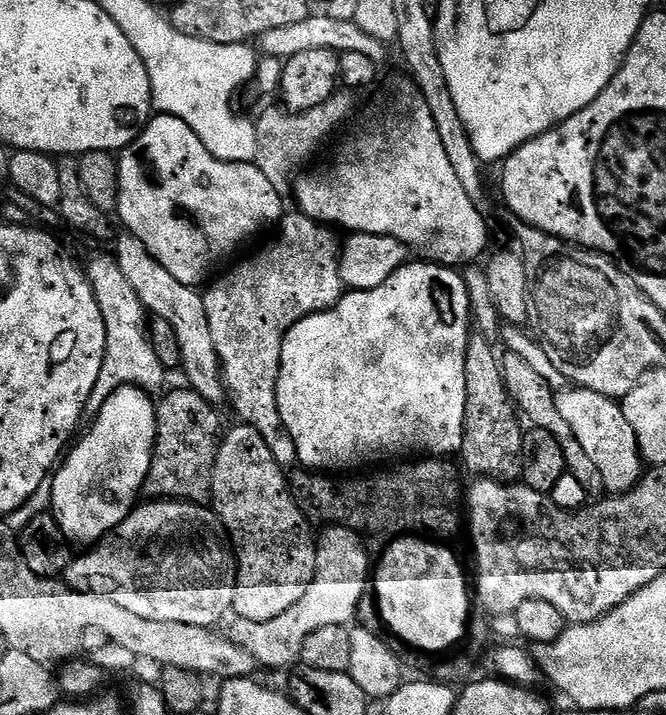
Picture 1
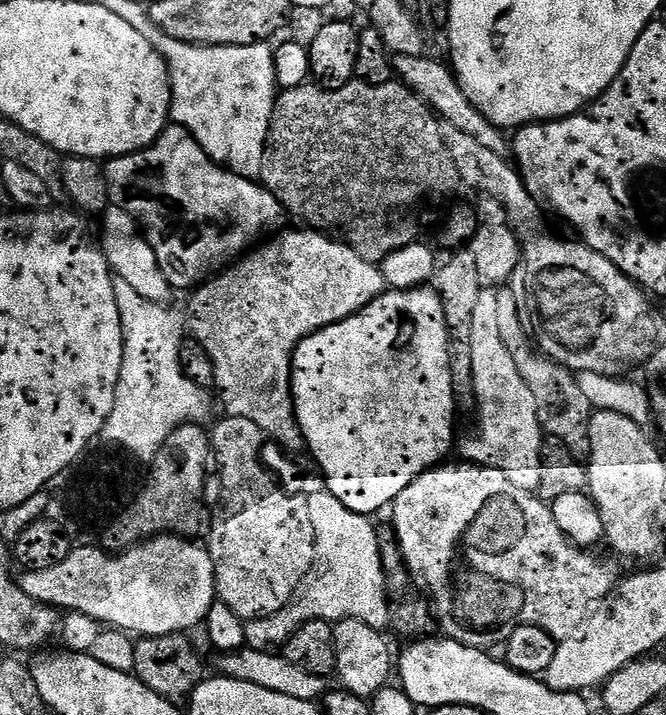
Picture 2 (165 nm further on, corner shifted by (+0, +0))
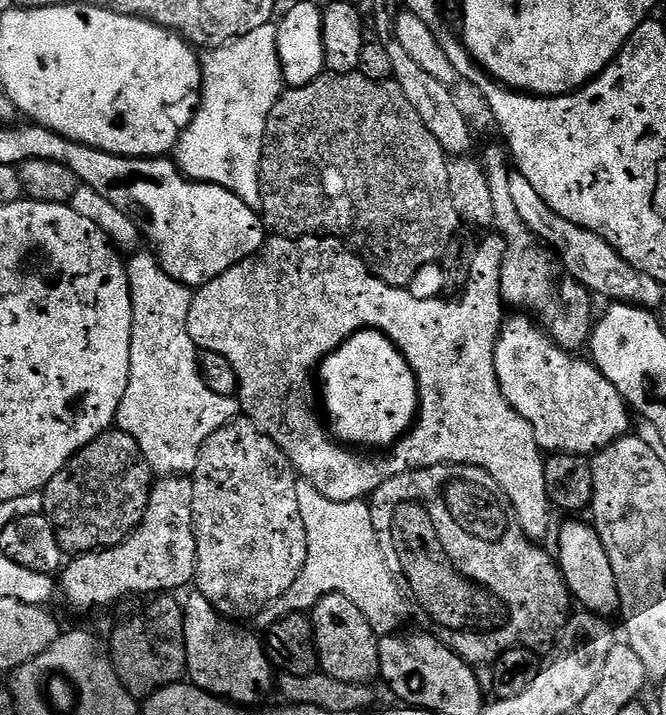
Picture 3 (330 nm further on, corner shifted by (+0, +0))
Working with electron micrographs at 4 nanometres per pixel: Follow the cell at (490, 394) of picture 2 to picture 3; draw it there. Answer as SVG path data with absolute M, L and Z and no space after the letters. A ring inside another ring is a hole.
M499 234L488 236L480 244L480 249L474 251L470 256L470 267L468 269L467 283L464 284L460 293L460 300L444 301L444 298L434 300L419 300L414 298L414 294L408 288L395 288L386 282L382 282L373 272L368 269L367 264L349 245L343 240L336 239L335 236L277 236L265 239L263 246L255 252L250 258L238 262L226 274L214 278L209 284L203 284L201 288L195 289L188 315L188 329L190 338L196 343L197 349L222 354L230 366L234 366L234 374L238 374L238 399L240 401L241 413L247 419L258 426L258 430L265 432L271 440L282 450L282 454L290 463L299 479L309 480L326 498L334 502L354 502L355 500L367 501L373 492L377 492L383 484L390 482L398 474L406 474L414 470L423 468L433 468L439 464L465 464L471 468L480 468L486 474L498 482L498 486L506 494L510 511L516 517L517 522L522 526L522 530L530 540L544 542L548 536L548 527L552 524L552 515L554 509L548 500L546 494L546 474L544 473L545 453L538 446L534 438L534 430L518 410L506 402L502 390L498 386L498 376L494 370L494 350L496 349L496 340L500 336L501 327L506 319L506 305L502 298L502 262L504 261L504 238ZM365 328L372 328L382 335L388 336L396 343L396 349L406 358L406 362L412 368L416 376L416 385L420 391L420 411L417 415L415 424L409 428L405 436L401 436L391 448L383 454L357 454L351 447L341 446L336 437L332 435L325 417L322 415L321 405L318 403L318 369L320 362L325 360L342 342L346 342L356 332L363 332Z

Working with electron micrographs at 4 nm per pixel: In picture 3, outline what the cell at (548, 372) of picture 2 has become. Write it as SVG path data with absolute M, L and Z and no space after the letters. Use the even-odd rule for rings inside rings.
M488 144L482 155L486 182L490 182L490 194L494 201L495 229L504 238L504 261L502 262L502 298L512 310L523 310L543 324L553 340L566 352L579 353L579 348L589 343L594 323L592 303L594 297L587 288L573 283L572 292L559 284L566 273L560 267L555 252L539 240L522 222L518 209L510 198L510 156L505 145Z

